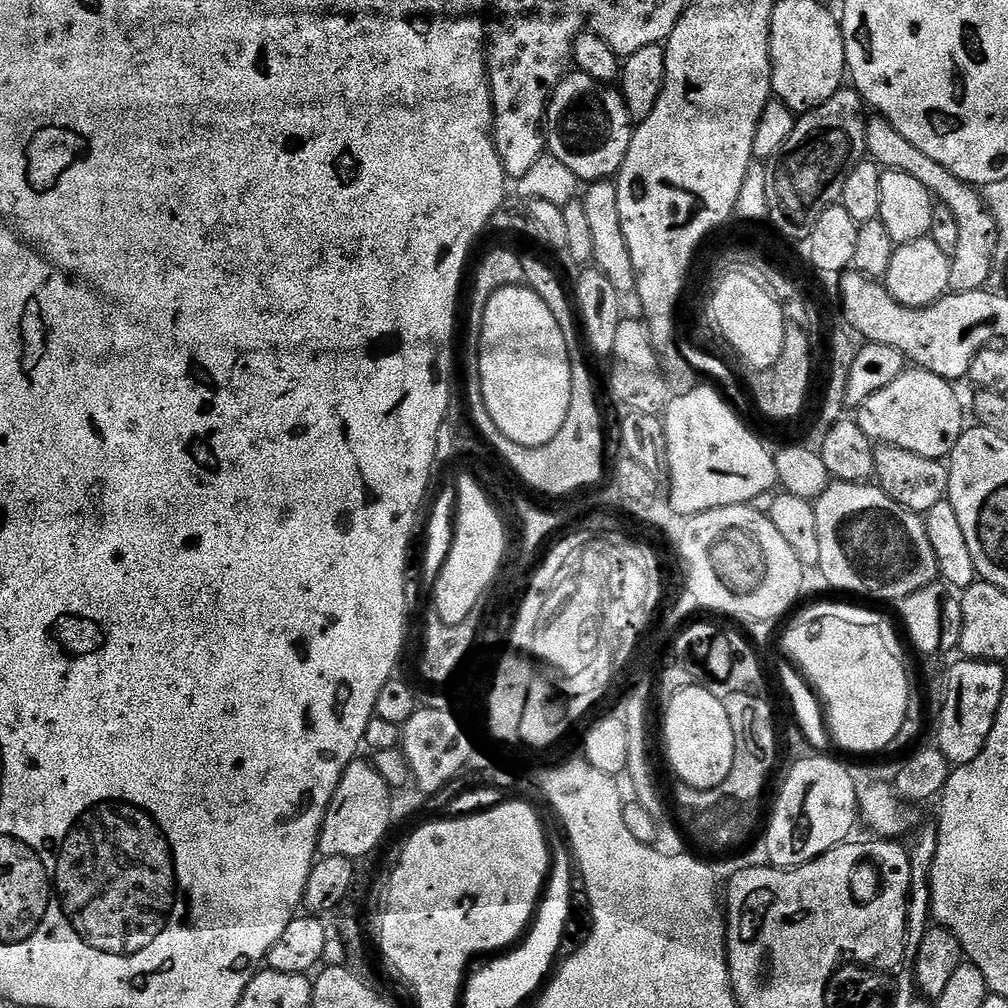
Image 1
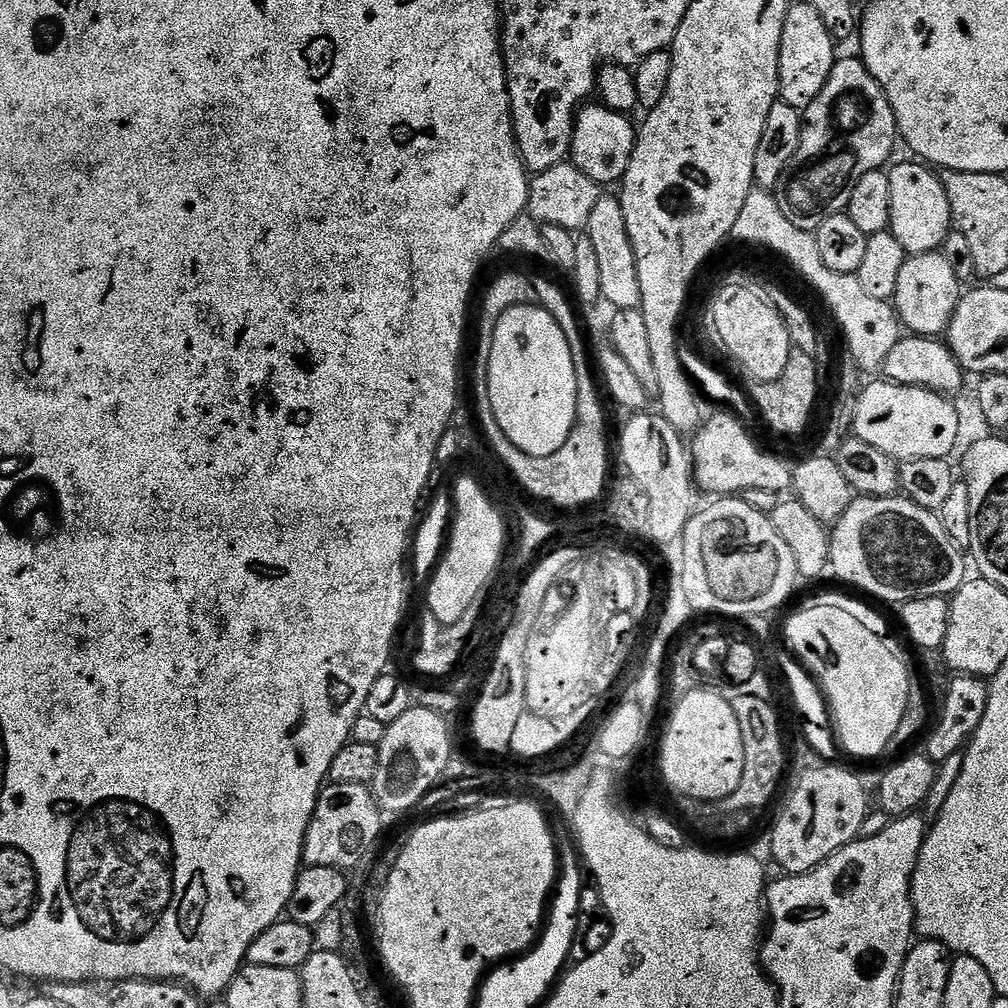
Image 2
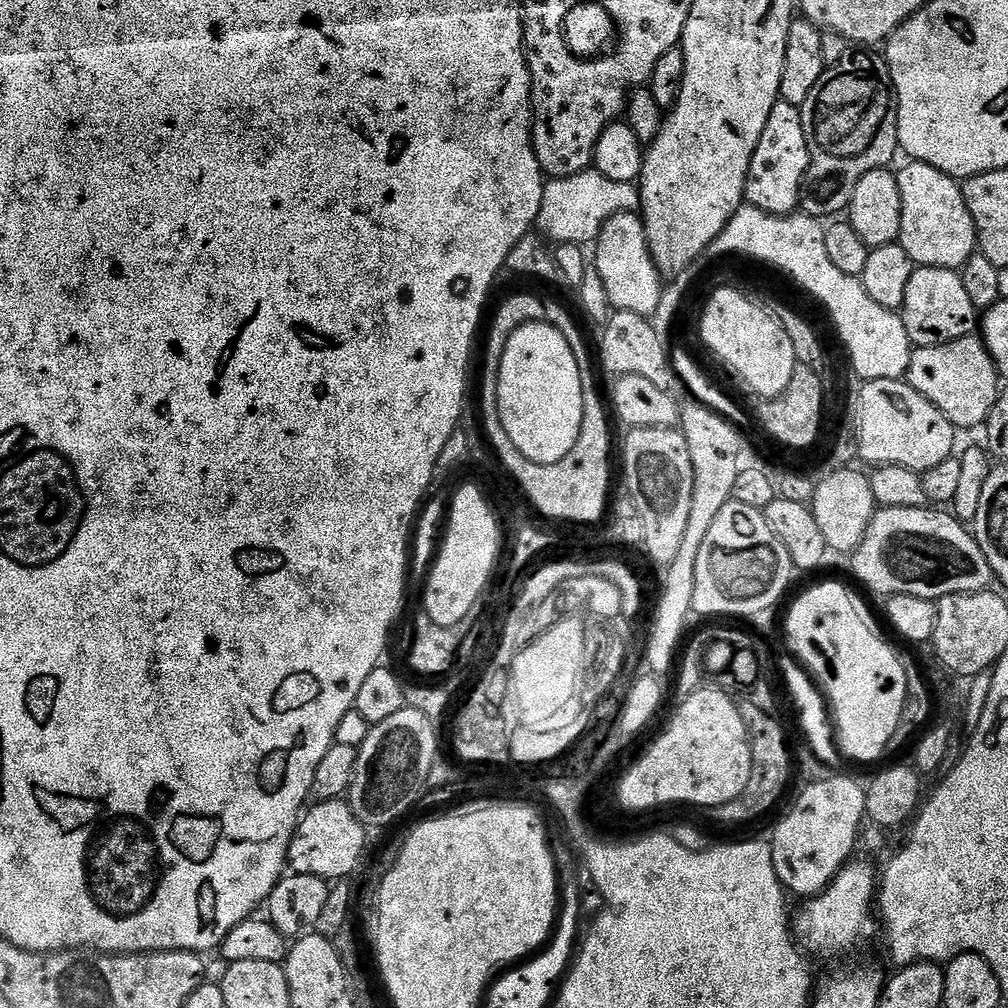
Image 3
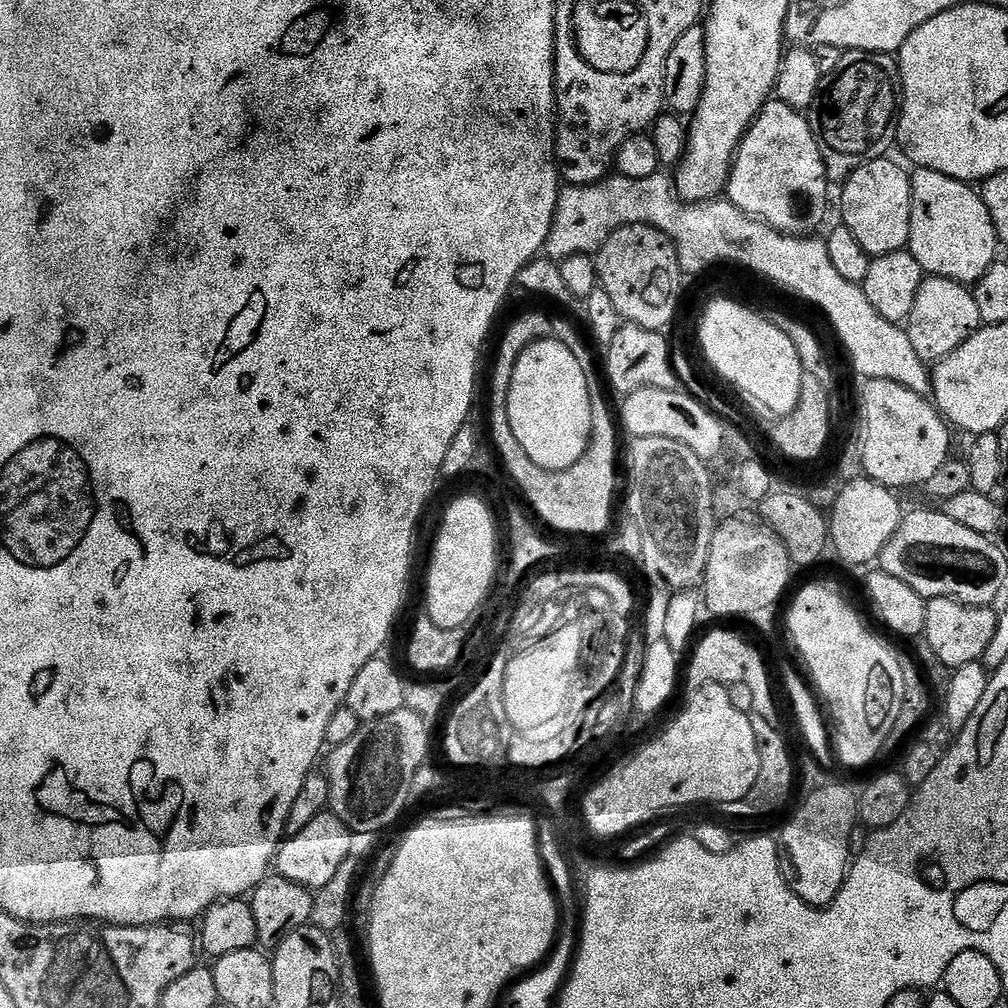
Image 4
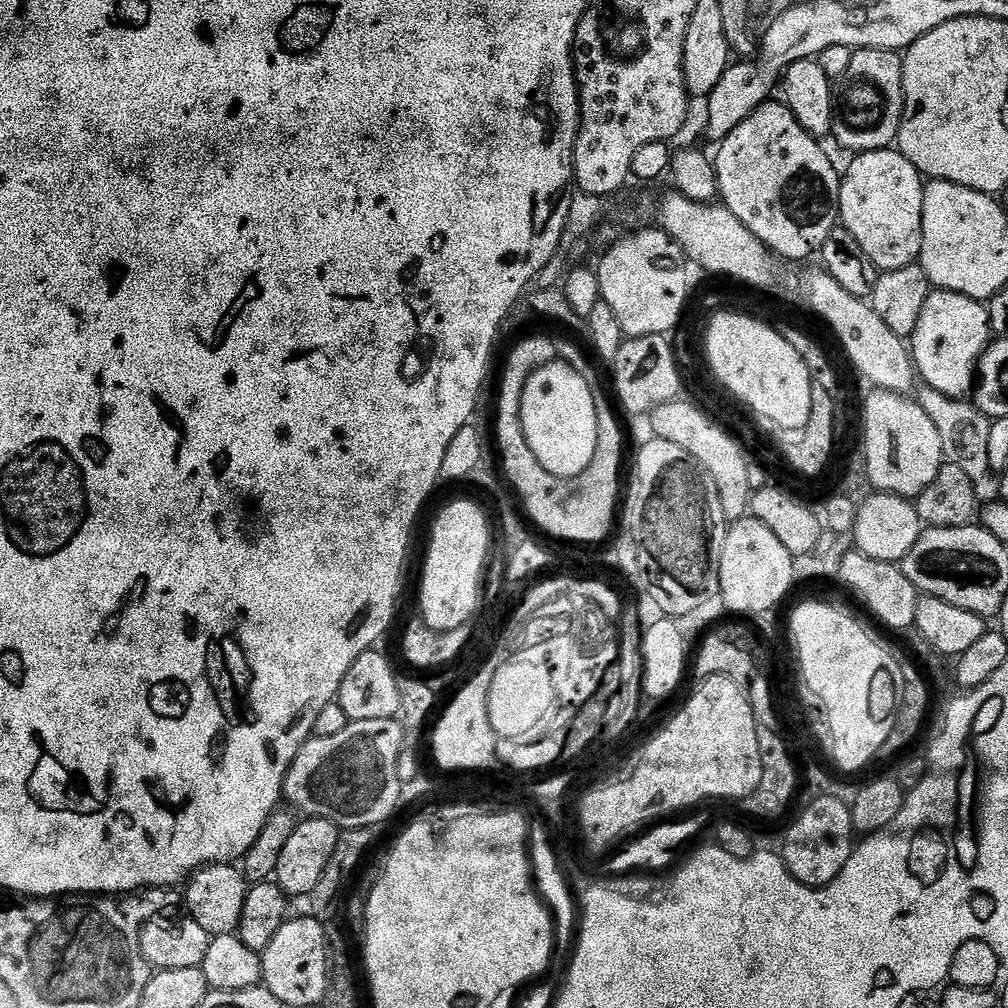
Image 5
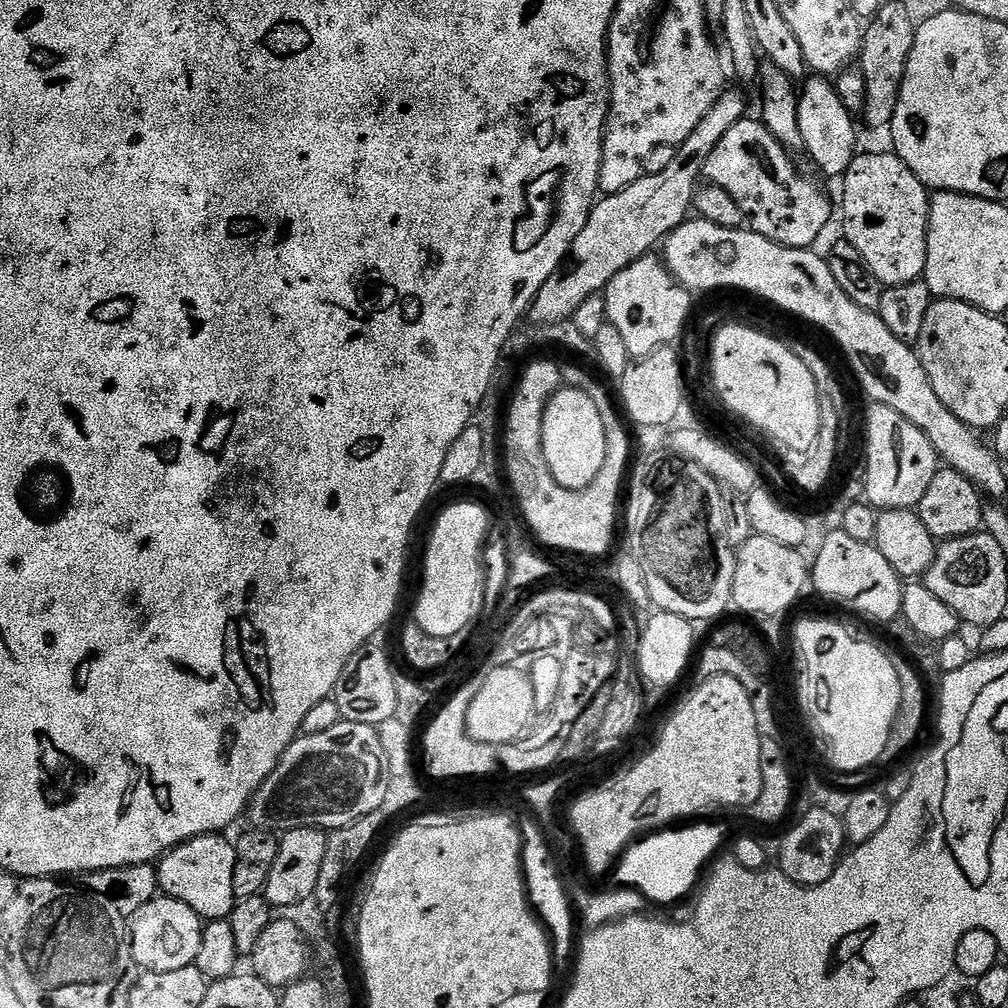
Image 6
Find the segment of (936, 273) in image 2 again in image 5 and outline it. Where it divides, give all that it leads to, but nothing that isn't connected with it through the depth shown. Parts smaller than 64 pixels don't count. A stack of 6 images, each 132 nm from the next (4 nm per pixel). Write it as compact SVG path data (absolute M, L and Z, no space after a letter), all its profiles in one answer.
M933 290L926 298L926 306L922 306L918 326L910 338L912 362L916 366L919 379L927 387L938 390L938 394L946 394L952 400L962 400L973 391L980 356L987 350L992 339L992 327L988 321L988 310L981 301L963 296L957 292Z

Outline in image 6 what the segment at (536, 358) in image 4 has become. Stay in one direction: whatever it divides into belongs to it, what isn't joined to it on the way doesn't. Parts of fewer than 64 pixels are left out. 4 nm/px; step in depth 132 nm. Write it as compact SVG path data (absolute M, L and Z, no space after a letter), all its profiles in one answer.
M570 386L561 387L554 393L542 418L542 450L558 486L575 492L590 486L590 482L598 478L602 462L606 462L606 430L602 426L598 406L594 406L594 398Z

